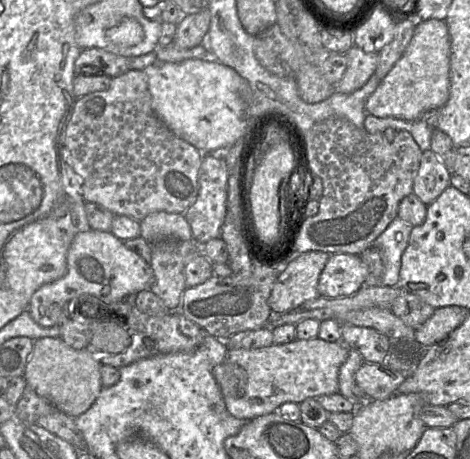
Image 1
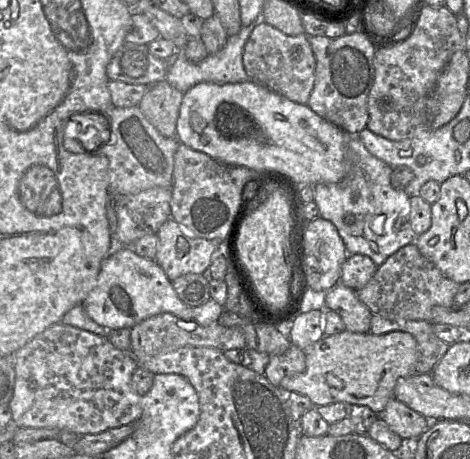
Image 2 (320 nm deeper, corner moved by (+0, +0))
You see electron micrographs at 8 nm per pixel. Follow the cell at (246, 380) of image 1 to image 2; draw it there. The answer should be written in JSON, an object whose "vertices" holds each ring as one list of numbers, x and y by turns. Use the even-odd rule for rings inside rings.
{"vertices":[[344,330,324,336,306,351,306,369,298,375,285,377,280,387,307,396,314,407,337,402,363,405,379,415,394,398,399,379,415,373,418,346,415,338,402,331,383,335,354,333]]}

